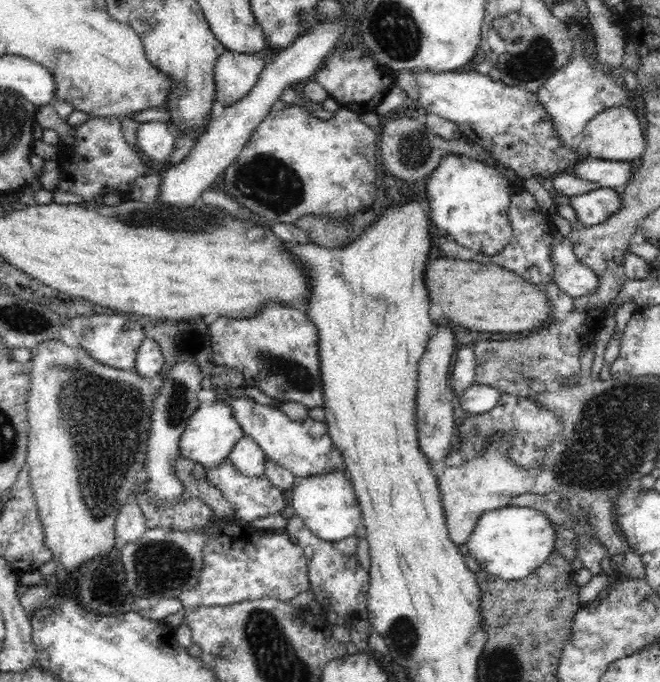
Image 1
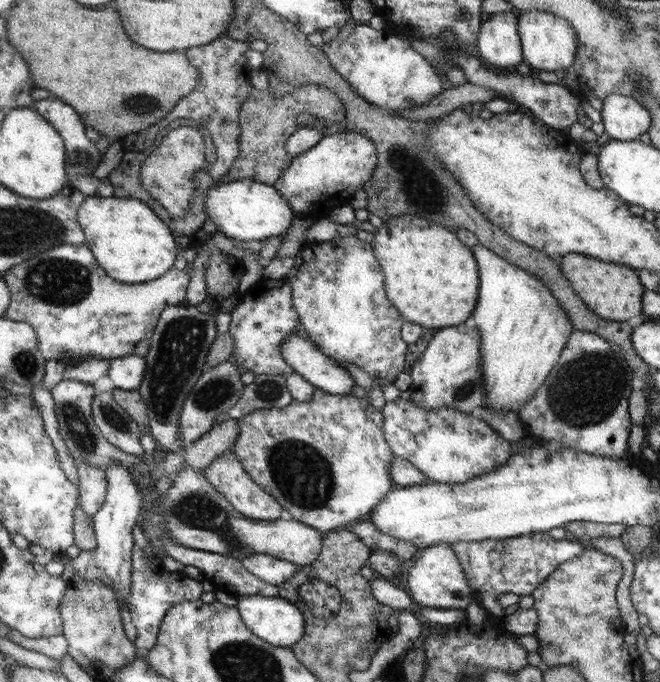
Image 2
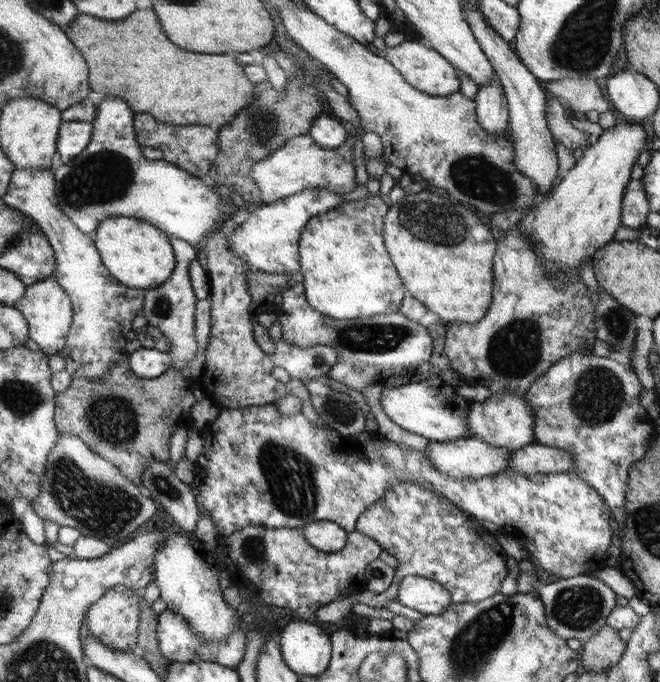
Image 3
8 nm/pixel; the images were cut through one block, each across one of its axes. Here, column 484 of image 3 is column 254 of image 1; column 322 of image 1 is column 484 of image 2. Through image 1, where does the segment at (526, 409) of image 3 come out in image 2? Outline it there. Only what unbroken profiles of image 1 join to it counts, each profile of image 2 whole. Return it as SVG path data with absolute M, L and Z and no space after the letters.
M396 398L386 401L381 411L384 413L385 439L394 456L411 462L435 483L464 484L506 464L514 453L514 444L510 445L486 421L455 408L426 410L411 400Z

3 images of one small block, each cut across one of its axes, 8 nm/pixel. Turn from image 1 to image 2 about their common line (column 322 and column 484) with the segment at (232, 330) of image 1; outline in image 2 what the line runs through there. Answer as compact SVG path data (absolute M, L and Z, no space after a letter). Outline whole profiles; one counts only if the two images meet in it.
M470 317L458 326L446 327L436 332L421 354L410 367L412 374L411 402L420 408L455 408L460 412L470 412L485 403L485 388L482 380L481 335L474 319Z

